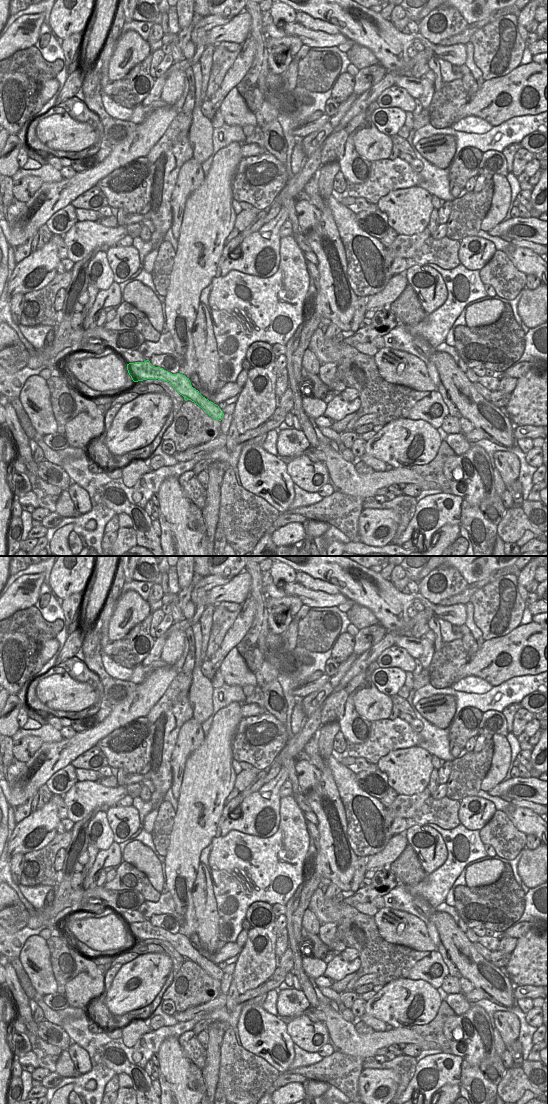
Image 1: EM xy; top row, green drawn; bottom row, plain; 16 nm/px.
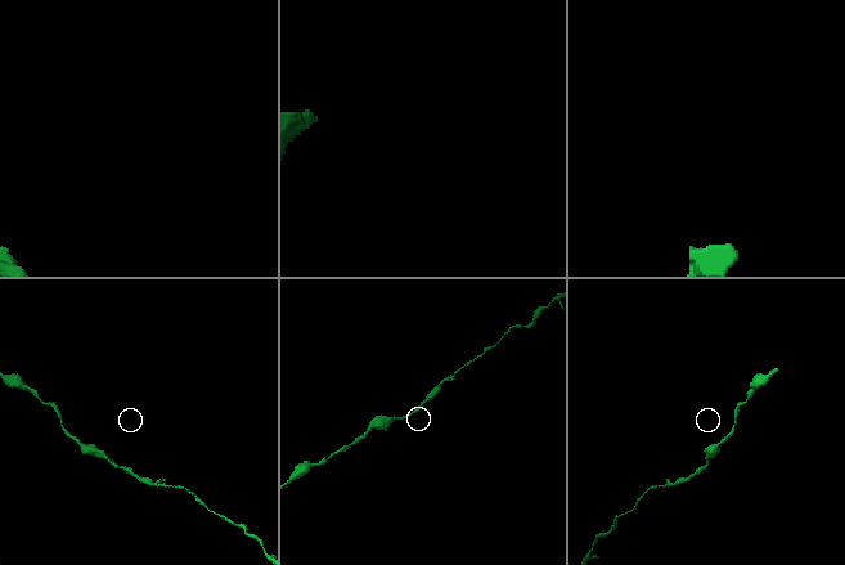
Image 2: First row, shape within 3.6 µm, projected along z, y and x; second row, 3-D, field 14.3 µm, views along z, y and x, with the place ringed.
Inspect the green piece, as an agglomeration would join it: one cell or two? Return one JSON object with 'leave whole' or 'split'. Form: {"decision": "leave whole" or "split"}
{"decision": "leave whole"}

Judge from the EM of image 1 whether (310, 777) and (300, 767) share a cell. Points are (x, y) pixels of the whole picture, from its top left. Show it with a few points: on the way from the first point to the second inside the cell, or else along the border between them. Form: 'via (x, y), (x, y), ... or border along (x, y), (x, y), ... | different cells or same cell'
via (308, 775), (302, 769) | same cell

